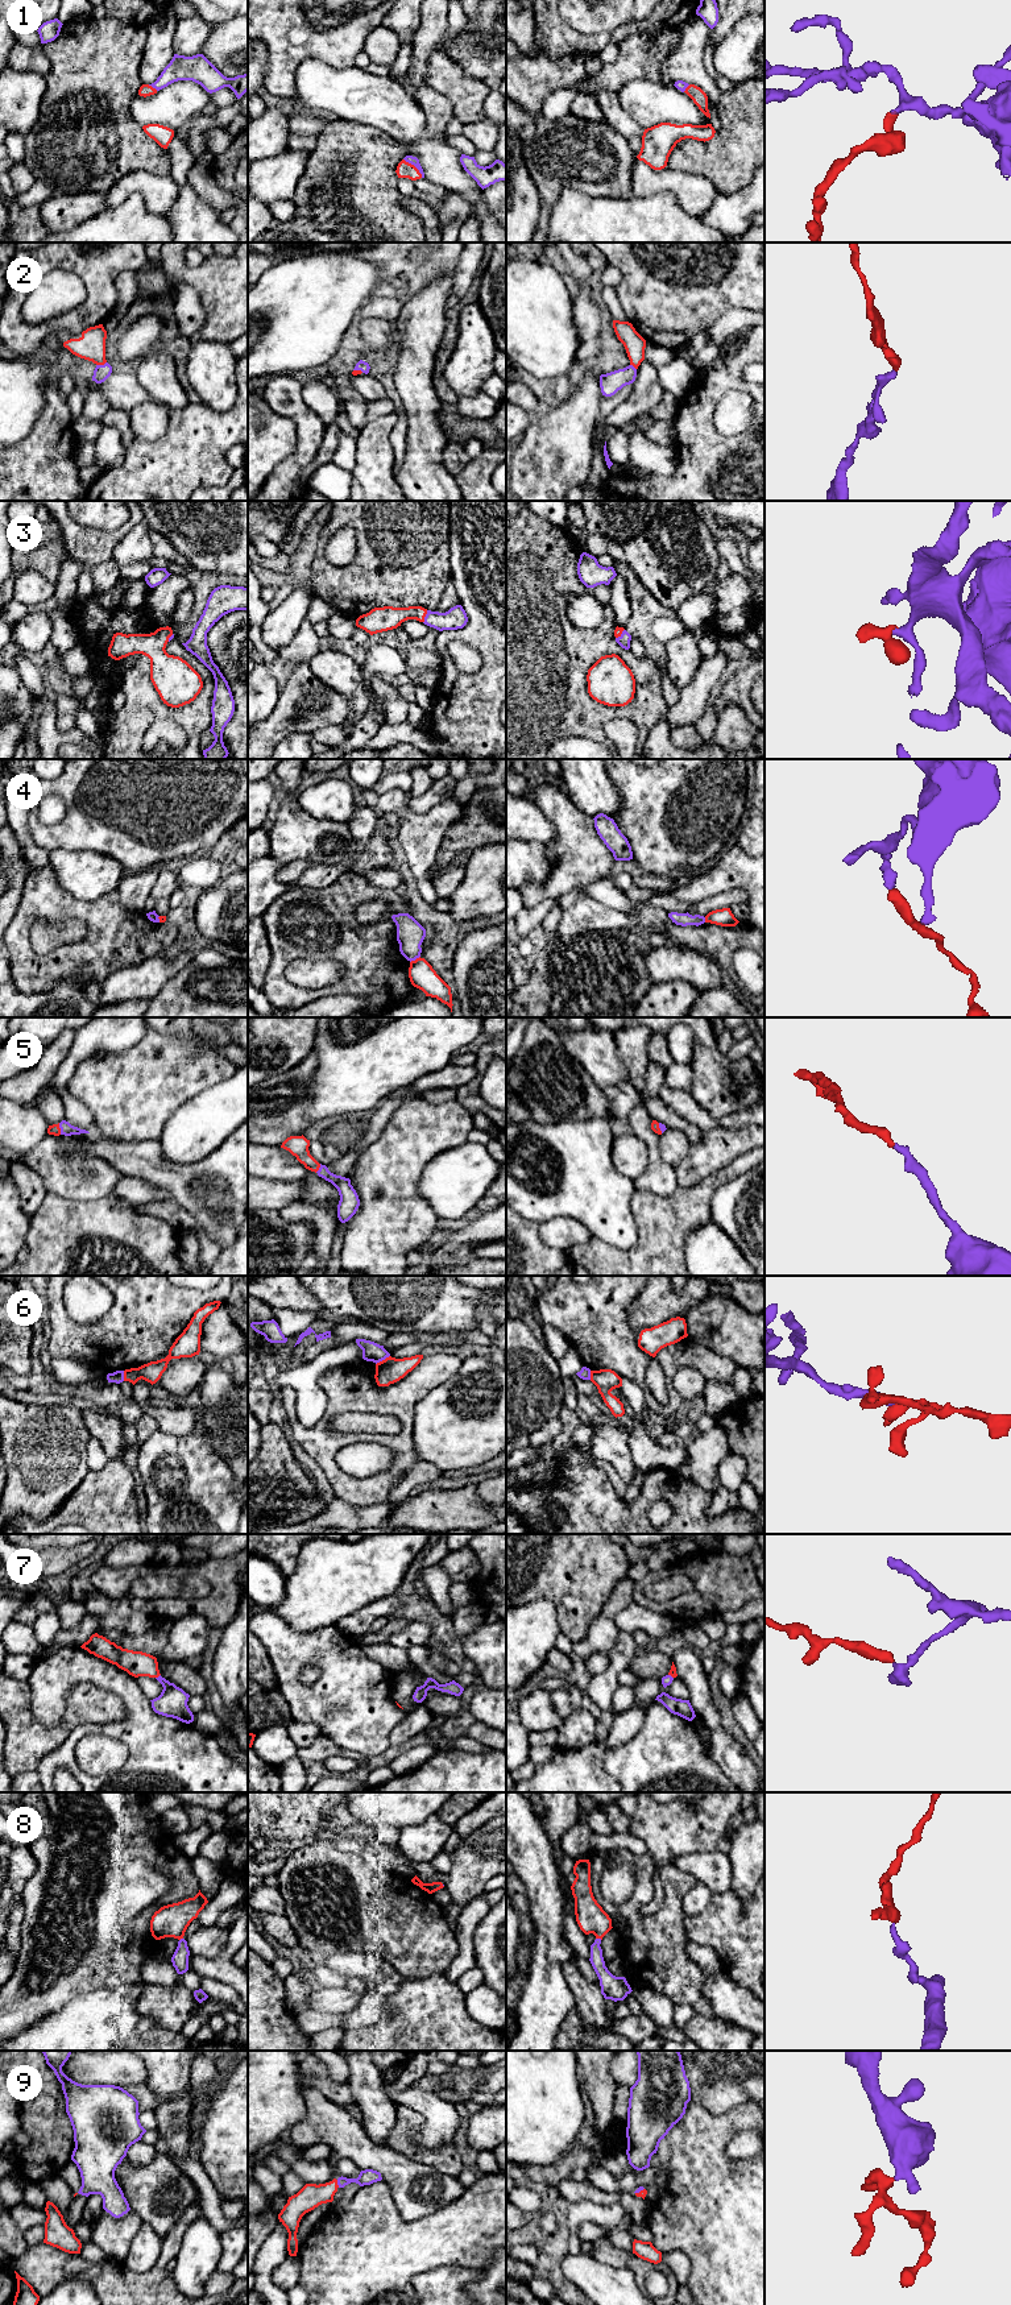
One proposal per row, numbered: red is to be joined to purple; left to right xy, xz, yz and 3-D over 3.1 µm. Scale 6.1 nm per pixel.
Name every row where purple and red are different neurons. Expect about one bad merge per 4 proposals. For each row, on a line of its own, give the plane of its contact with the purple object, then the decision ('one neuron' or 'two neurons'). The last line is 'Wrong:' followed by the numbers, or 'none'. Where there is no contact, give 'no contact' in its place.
1: meets purple in xz; one neuron
2: meets purple in xy; one neuron
3: meets purple in xz; one neuron
4: meets purple in xz; two neurons
5: meets purple in xy; one neuron
6: meets purple in xz; two neurons
7: meets purple in xy; one neuron
8: meets purple in yz; one neuron
9: meets purple in xz; one neuron
Wrong: 4, 6

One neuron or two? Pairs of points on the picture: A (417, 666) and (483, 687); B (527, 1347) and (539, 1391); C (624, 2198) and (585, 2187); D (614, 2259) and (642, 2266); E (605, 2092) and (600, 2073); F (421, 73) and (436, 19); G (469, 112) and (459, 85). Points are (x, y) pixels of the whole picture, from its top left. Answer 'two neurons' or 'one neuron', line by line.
A: two neurons
B: one neuron
C: one neuron
D: one neuron
E: one neuron
F: one neuron
G: one neuron

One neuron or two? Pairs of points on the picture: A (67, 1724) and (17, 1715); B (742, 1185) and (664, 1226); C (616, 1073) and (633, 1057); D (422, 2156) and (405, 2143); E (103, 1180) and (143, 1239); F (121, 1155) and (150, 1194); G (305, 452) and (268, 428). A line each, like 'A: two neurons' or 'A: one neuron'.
A: one neuron
B: two neurons
C: two neurons
D: one neuron
E: two neurons
F: two neurons
G: two neurons

